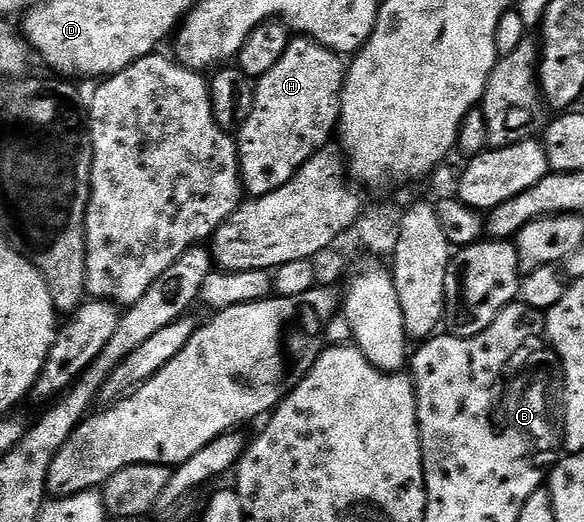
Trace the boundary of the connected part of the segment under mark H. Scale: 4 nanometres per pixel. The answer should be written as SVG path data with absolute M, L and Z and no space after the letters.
M306 35L292 36L289 47L285 47L285 55L281 55L281 60L274 65L270 71L263 77L258 78L255 85L255 98L250 109L246 110L247 118L245 123L237 130L237 144L239 147L239 172L240 182L244 188L244 192L250 197L255 198L265 196L273 191L283 187L297 173L298 169L312 157L320 147L328 144L332 140L333 134L336 132L339 123L339 112L341 111L341 95L343 94L343 84L347 78L347 65L344 58L338 53L334 53L329 47L325 47L321 43L317 43L311 37Z

